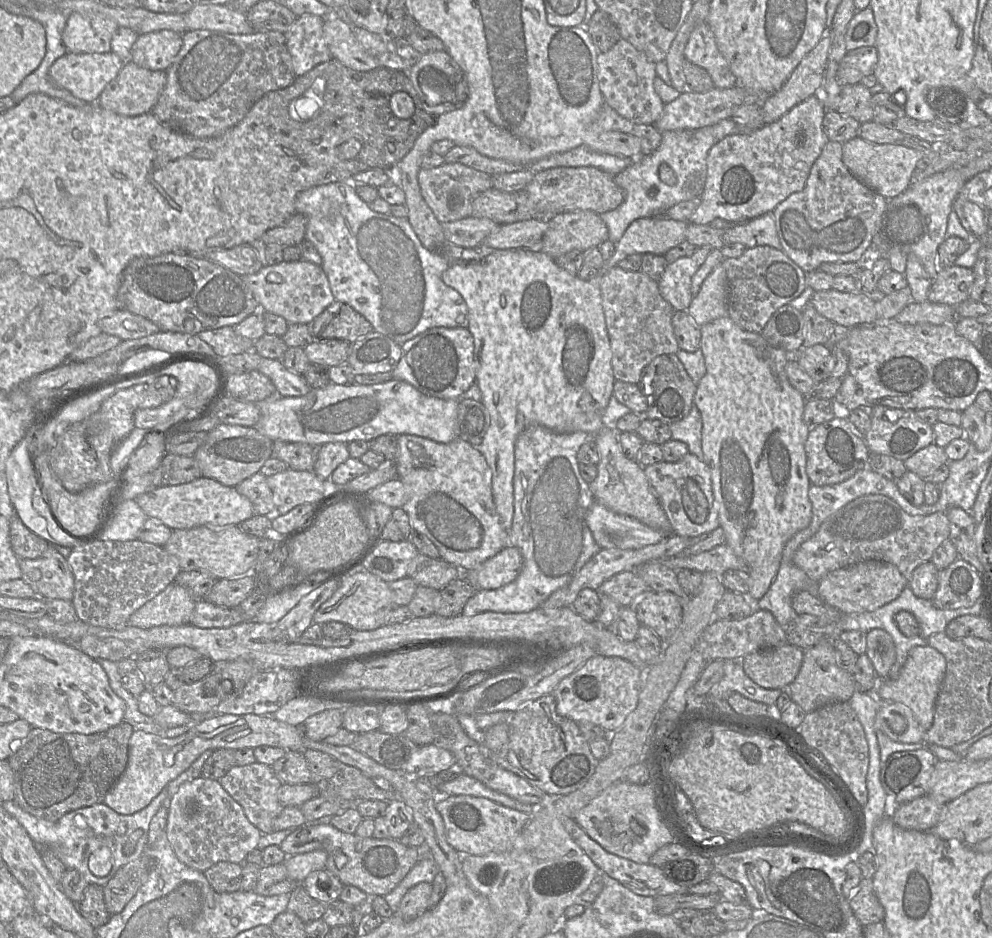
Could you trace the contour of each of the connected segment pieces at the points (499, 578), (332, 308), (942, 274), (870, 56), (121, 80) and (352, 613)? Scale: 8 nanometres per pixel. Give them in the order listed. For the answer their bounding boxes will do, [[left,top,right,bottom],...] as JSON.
[[462,545,523,590],[308,300,373,343],[928,265,974,306],[836,46,878,86],[96,60,166,116],[313,569,393,631]]

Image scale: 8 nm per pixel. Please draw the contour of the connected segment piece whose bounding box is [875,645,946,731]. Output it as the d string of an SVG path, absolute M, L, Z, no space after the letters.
M917 646L912 648L907 660L895 680L880 679L875 690L875 696L881 702L900 702L908 706L914 713L917 721L925 731L928 731L934 720L935 703L946 672L946 659L935 648Z

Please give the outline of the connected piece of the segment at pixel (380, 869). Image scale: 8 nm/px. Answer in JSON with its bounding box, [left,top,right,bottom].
[280,823,419,897]

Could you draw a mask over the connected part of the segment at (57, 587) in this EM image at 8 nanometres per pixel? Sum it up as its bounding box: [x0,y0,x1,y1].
[20,546,75,602]

